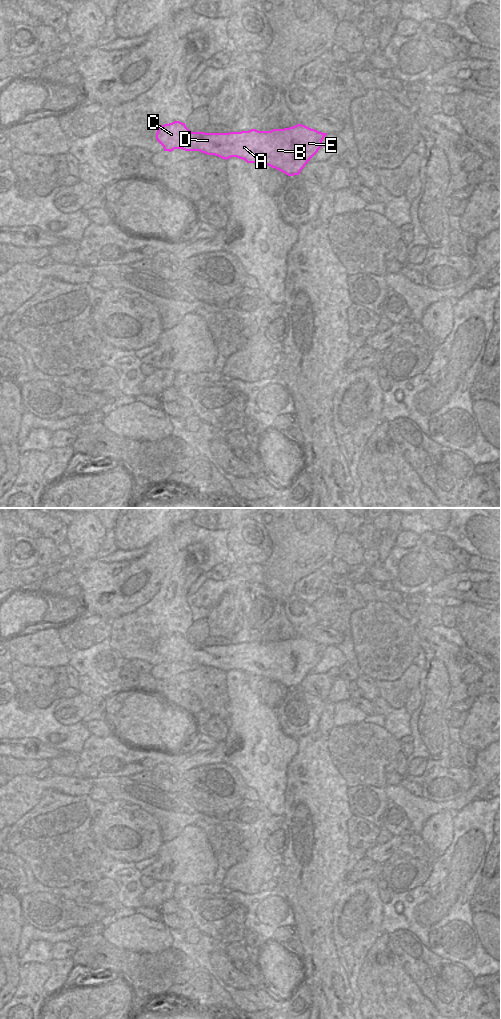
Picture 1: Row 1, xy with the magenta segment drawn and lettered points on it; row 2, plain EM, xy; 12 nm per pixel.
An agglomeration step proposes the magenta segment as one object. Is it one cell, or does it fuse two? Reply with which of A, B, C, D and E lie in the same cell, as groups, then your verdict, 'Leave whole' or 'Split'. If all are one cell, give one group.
Groups: A B C D E. Leave whole.

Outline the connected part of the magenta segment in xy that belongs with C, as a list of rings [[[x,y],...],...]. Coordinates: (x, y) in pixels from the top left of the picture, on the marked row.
[[[174,121],[159,126],[156,139],[164,151],[200,151],[225,160],[237,157],[294,176],[299,175],[318,152],[326,135],[302,124],[271,131],[192,132],[185,123]]]

